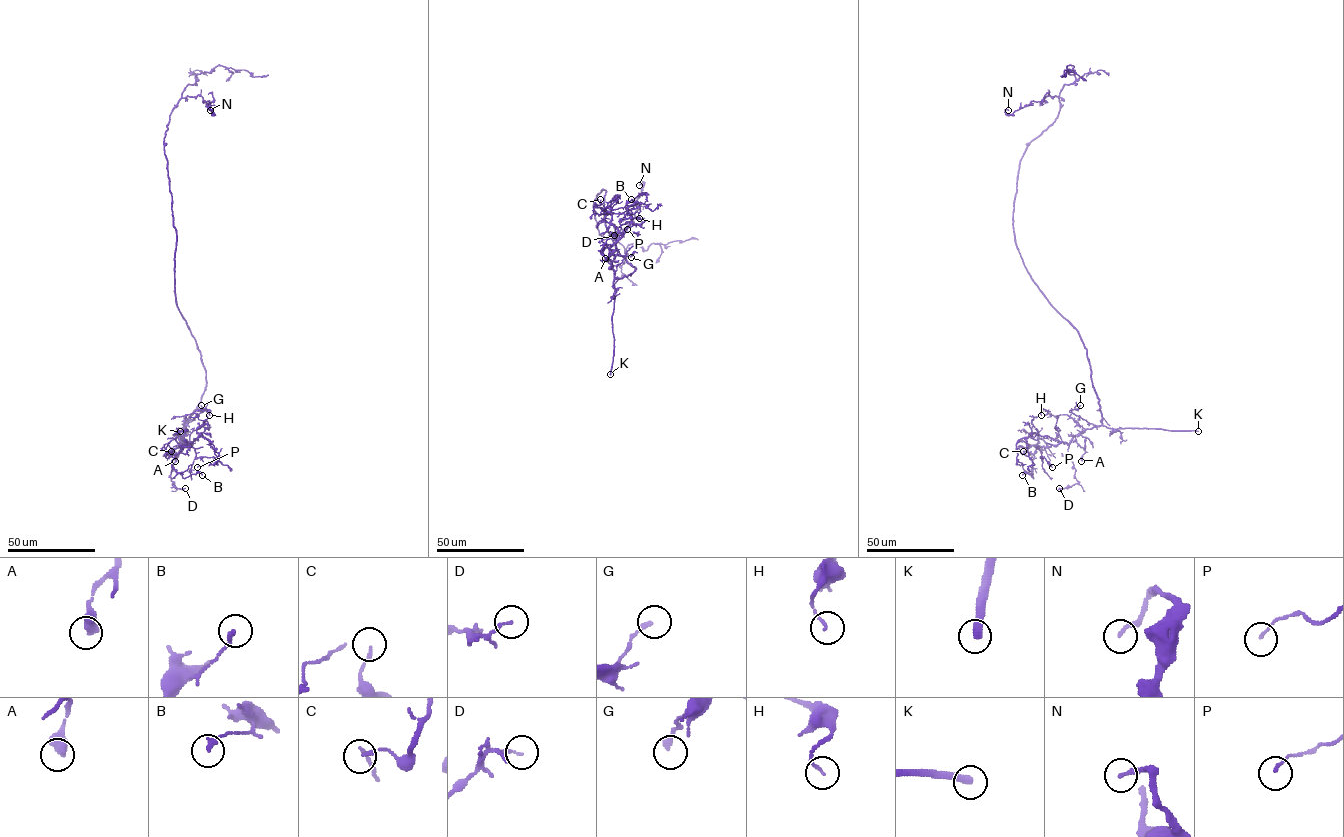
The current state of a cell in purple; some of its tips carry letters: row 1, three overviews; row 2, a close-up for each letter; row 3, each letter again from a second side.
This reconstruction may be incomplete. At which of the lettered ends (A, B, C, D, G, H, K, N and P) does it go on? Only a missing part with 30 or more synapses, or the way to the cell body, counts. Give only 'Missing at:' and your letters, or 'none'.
Missing at: K

